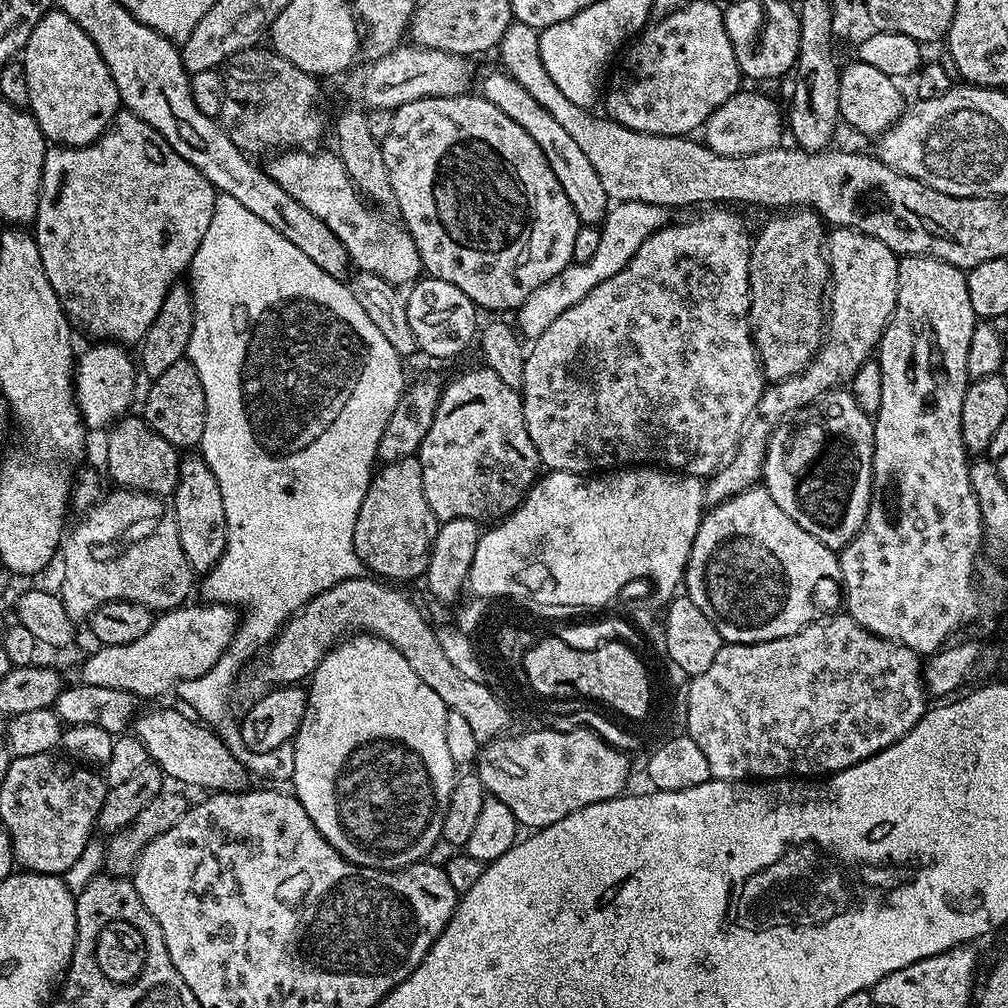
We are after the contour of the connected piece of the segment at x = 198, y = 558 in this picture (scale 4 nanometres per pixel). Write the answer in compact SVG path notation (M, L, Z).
M192 455L189 460L184 458L180 462L180 485L174 493L174 511L178 538L182 542L182 554L186 556L188 567L193 573L208 574L223 559L224 548L228 545L226 506L222 506L222 494L207 462L199 455Z

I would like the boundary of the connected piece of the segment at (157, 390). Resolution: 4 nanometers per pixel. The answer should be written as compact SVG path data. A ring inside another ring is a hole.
M187 358L174 362L170 370L155 377L148 388L148 397L144 400L144 416L147 427L166 443L177 450L195 449L200 443L206 422L206 394L194 366Z

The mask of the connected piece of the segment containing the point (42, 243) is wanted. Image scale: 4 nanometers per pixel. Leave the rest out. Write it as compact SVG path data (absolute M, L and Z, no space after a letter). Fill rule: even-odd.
M127 110L117 112L115 121L108 131L92 144L49 147L44 153L44 169L40 179L40 201L34 221L34 235L42 258L42 266L46 270L46 278L50 286L54 286L54 294L58 294L60 304L64 307L64 315L73 325L81 324L86 331L100 336L96 338L109 338L124 346L132 346L143 340L146 330L150 330L150 322L154 322L154 318L158 318L158 310L162 310L162 302L166 298L168 289L175 283L174 276L191 265L202 238L206 238L206 230L214 214L217 195L212 183L197 168L190 166L186 158L182 158L173 150L168 136L158 134L158 130L154 130L142 118Z

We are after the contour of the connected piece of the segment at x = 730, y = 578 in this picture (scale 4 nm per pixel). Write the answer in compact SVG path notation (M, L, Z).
M763 486L746 488L736 496L728 497L724 503L717 504L711 510L705 511L698 526L696 544L700 546L702 544L717 544L717 548L709 554L708 561L704 564L704 584L697 586L696 592L694 591L694 599L699 605L706 605L706 611L712 618L712 625L718 630L720 639L724 644L757 644L758 642L793 636L817 619L816 604L812 601L816 587L819 584L839 585L841 583L839 555L822 542L818 542L818 538L814 538L814 534L806 534L806 530L802 530L802 526L798 526L798 522L794 522L794 518L790 518L790 514L786 514L786 510L782 510L782 506L778 506L778 502L774 502L774 498L770 498L768 489Z

